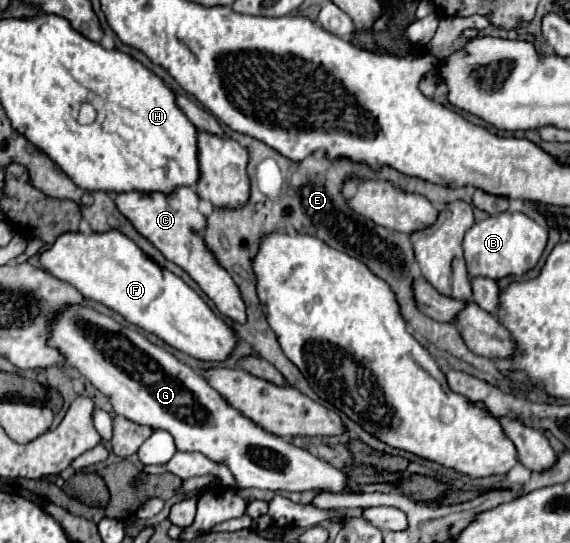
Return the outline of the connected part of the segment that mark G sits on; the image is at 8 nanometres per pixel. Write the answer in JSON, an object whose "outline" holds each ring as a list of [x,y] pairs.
{"outline":[[[74,305],[68,307],[64,313],[56,317],[56,323],[52,327],[52,347],[58,347],[60,353],[68,359],[68,363],[78,369],[98,391],[102,391],[114,411],[138,425],[148,425],[152,429],[164,429],[168,431],[178,451],[198,451],[206,455],[208,459],[226,465],[240,489],[256,487],[256,489],[270,489],[270,491],[332,491],[340,493],[346,487],[346,475],[328,465],[326,461],[314,457],[310,451],[292,445],[290,441],[272,435],[270,431],[264,431],[258,423],[252,423],[246,415],[240,415],[236,407],[232,407],[216,389],[212,389],[202,375],[198,375],[194,369],[178,361],[172,353],[166,349],[150,343],[144,335],[138,331],[124,327],[116,323],[114,319],[98,313],[96,309],[88,305]]]}

